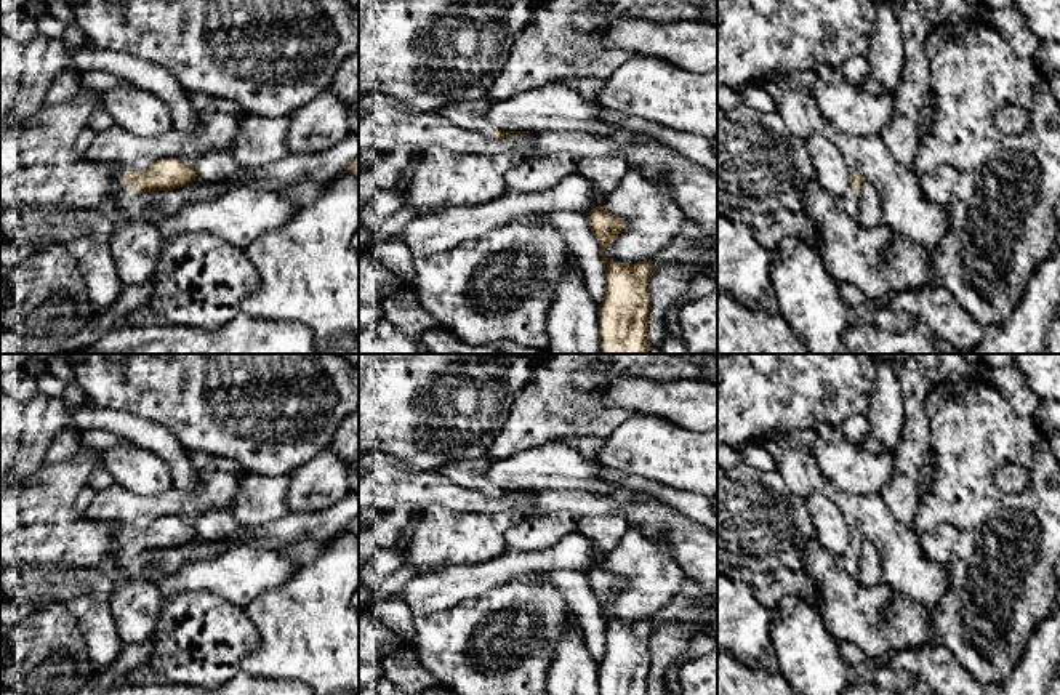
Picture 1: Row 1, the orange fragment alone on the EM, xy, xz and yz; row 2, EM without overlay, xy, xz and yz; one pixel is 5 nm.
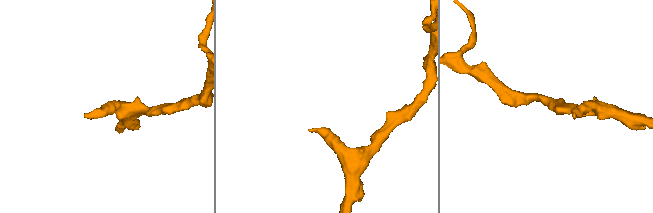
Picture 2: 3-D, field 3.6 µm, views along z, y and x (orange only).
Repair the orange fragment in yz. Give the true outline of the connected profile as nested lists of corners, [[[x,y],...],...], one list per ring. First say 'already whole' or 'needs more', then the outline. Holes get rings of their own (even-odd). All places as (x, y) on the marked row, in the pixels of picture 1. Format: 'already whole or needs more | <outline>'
needs more | [[[852,171],[850,189],[839,200],[836,200],[837,207],[850,218],[857,218],[861,184],[863,178],[857,171]]]

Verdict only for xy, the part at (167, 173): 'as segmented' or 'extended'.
extended

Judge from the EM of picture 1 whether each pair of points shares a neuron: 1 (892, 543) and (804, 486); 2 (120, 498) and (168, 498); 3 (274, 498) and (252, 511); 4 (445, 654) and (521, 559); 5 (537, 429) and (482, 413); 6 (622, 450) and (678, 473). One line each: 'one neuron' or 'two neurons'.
1: one neuron
2: one neuron
3: one neuron
4: two neurons
5: two neurons
6: one neuron

